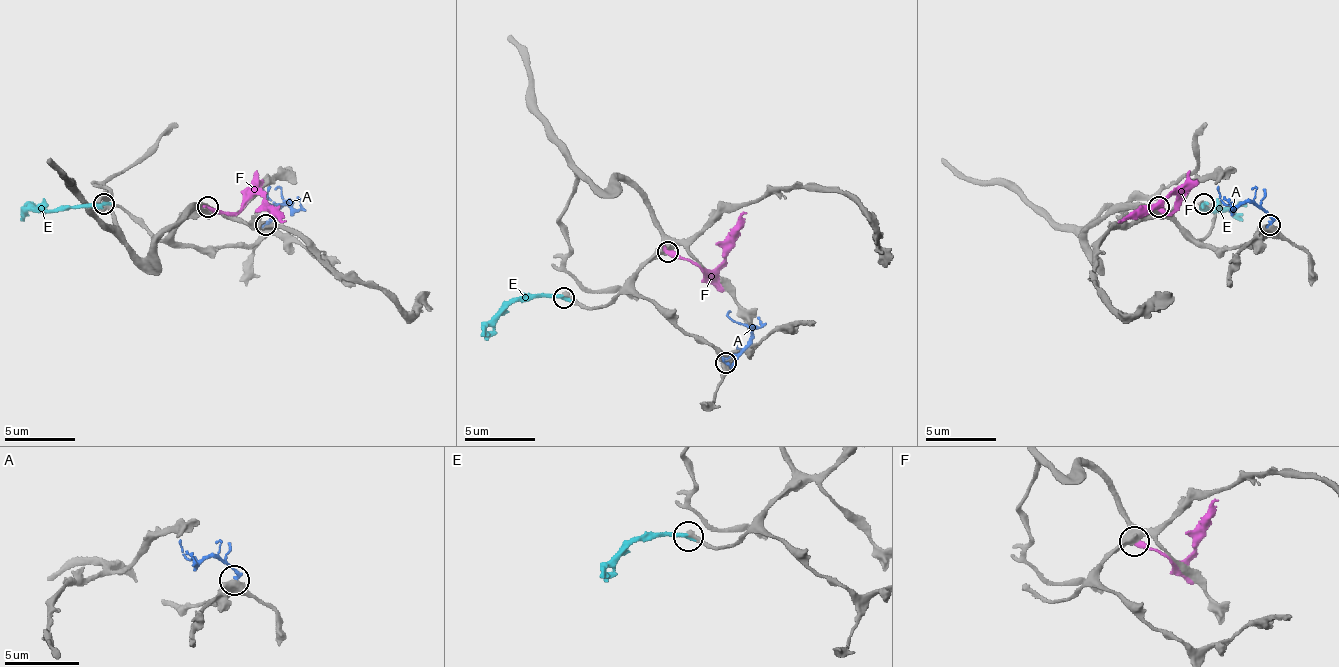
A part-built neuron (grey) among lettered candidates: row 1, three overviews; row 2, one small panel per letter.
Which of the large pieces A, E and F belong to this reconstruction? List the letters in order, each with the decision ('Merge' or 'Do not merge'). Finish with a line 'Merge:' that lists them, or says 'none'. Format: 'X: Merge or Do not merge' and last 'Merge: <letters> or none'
A: Do not merge
E: Merge
F: Do not merge
Merge: E

